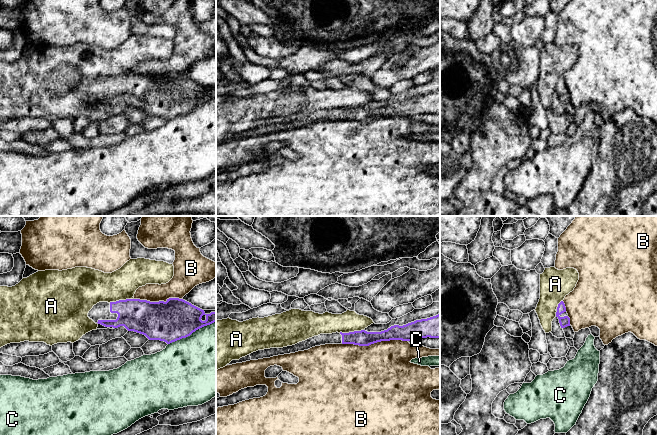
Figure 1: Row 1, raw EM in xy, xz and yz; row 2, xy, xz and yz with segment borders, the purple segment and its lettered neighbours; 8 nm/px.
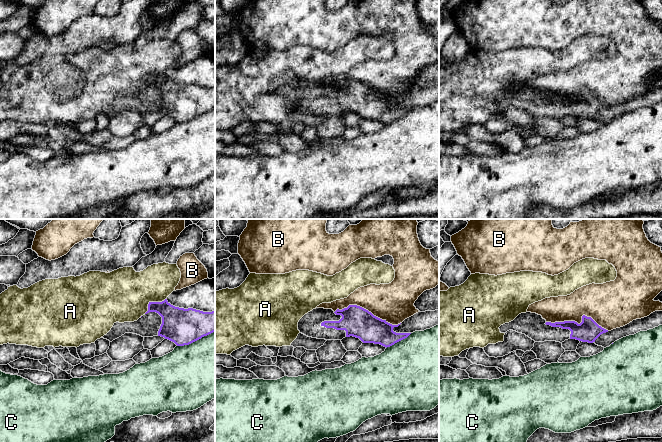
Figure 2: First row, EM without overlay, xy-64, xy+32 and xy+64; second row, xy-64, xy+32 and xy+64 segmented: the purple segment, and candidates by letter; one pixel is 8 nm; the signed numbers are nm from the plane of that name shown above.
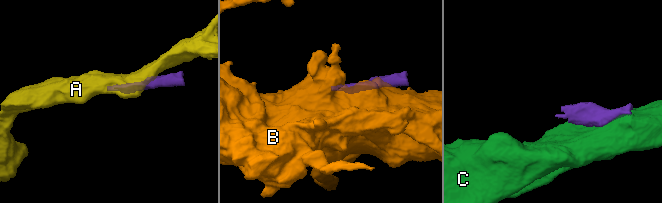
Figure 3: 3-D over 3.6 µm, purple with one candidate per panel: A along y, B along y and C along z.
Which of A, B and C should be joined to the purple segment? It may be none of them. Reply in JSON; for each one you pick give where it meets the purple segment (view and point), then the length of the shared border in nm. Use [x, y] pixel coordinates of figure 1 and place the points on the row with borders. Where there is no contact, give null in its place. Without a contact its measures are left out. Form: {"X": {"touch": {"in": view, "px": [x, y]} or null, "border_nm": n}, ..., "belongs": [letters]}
{"belongs": []}

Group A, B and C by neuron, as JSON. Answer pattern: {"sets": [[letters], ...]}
{"sets": [["A"], ["B"], ["C"]]}

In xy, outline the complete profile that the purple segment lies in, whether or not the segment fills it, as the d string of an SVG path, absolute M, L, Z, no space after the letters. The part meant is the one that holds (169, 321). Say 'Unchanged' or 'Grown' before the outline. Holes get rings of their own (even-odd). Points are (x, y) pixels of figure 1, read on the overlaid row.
Grown. M169 298L166 302L140 299L99 302L89 311L88 317L98 325L97 329L124 326L128 331L143 334L149 340L167 344L216 322L216 312L206 314L204 310L179 298Z

